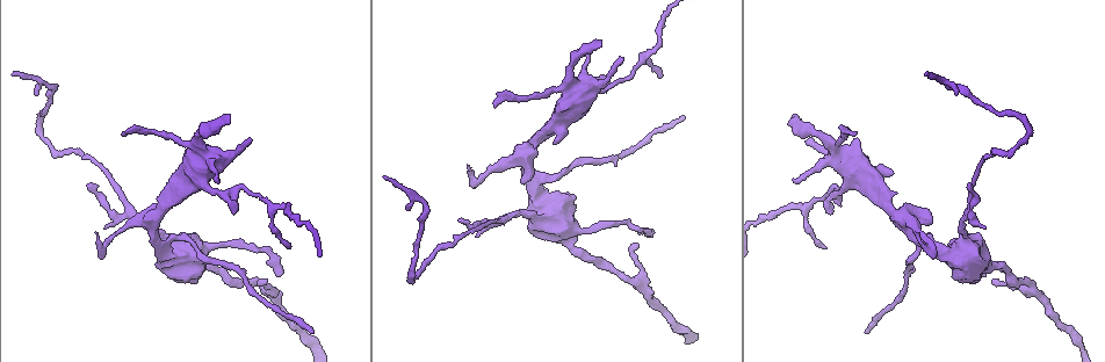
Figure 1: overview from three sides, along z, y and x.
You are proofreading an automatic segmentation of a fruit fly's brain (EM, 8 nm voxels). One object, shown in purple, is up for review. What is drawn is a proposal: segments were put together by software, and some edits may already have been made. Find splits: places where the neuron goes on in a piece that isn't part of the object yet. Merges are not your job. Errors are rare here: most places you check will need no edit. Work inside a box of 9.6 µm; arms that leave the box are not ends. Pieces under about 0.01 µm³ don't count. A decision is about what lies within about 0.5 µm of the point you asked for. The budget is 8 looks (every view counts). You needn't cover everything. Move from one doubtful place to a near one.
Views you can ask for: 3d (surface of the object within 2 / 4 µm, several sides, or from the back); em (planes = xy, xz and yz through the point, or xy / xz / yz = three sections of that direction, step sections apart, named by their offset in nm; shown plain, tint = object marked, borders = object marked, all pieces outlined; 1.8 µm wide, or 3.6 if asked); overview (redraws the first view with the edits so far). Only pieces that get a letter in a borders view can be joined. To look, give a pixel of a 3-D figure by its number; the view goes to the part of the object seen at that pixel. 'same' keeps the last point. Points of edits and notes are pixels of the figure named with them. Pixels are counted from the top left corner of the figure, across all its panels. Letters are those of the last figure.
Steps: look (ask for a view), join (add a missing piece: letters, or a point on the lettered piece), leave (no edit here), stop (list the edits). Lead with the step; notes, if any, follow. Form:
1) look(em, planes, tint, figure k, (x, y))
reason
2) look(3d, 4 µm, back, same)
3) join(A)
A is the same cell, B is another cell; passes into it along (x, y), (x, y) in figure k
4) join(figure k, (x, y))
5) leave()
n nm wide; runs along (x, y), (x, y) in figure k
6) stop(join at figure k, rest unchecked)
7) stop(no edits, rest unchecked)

look(em, 3.6 µm, planes, borders, figure 1, (601, 43))
free end

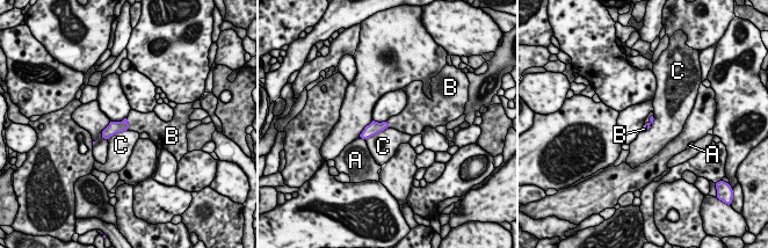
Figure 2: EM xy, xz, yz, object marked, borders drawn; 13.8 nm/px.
join(B)
B is the same cell, A and C are other cells; it goes on there

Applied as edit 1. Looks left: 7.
look(em, xz, step 16, tint, figure 1, (124, 133))
tapers out

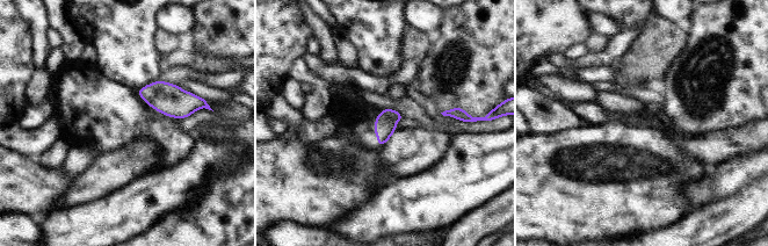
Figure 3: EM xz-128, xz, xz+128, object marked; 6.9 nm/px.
look(em, planes, borders, same)
another direction

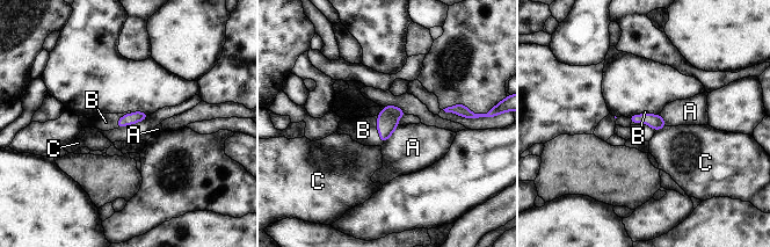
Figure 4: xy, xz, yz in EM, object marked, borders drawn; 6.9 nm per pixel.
join(B)
B touches over 220 nm; B is the same cell, A and C are other cells; passes into it along (387, 120), (377, 128), (363, 130) in figure 4; the neuron continues

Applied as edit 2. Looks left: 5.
look(em, planes, borders, figure 1, (865, 332))
an open end

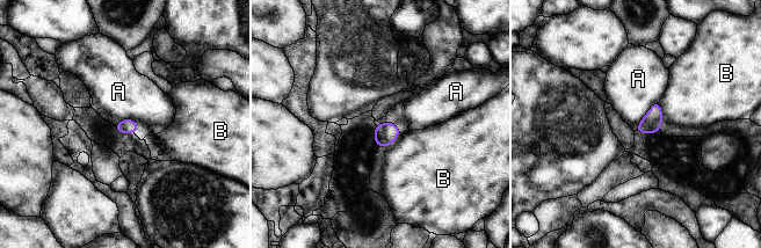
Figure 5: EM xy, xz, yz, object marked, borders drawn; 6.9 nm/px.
leave()
100 nm wide; A and B are other cells; none of them fits

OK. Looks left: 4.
stop(join at figure 2, join at figure 4, rest unchecked)

